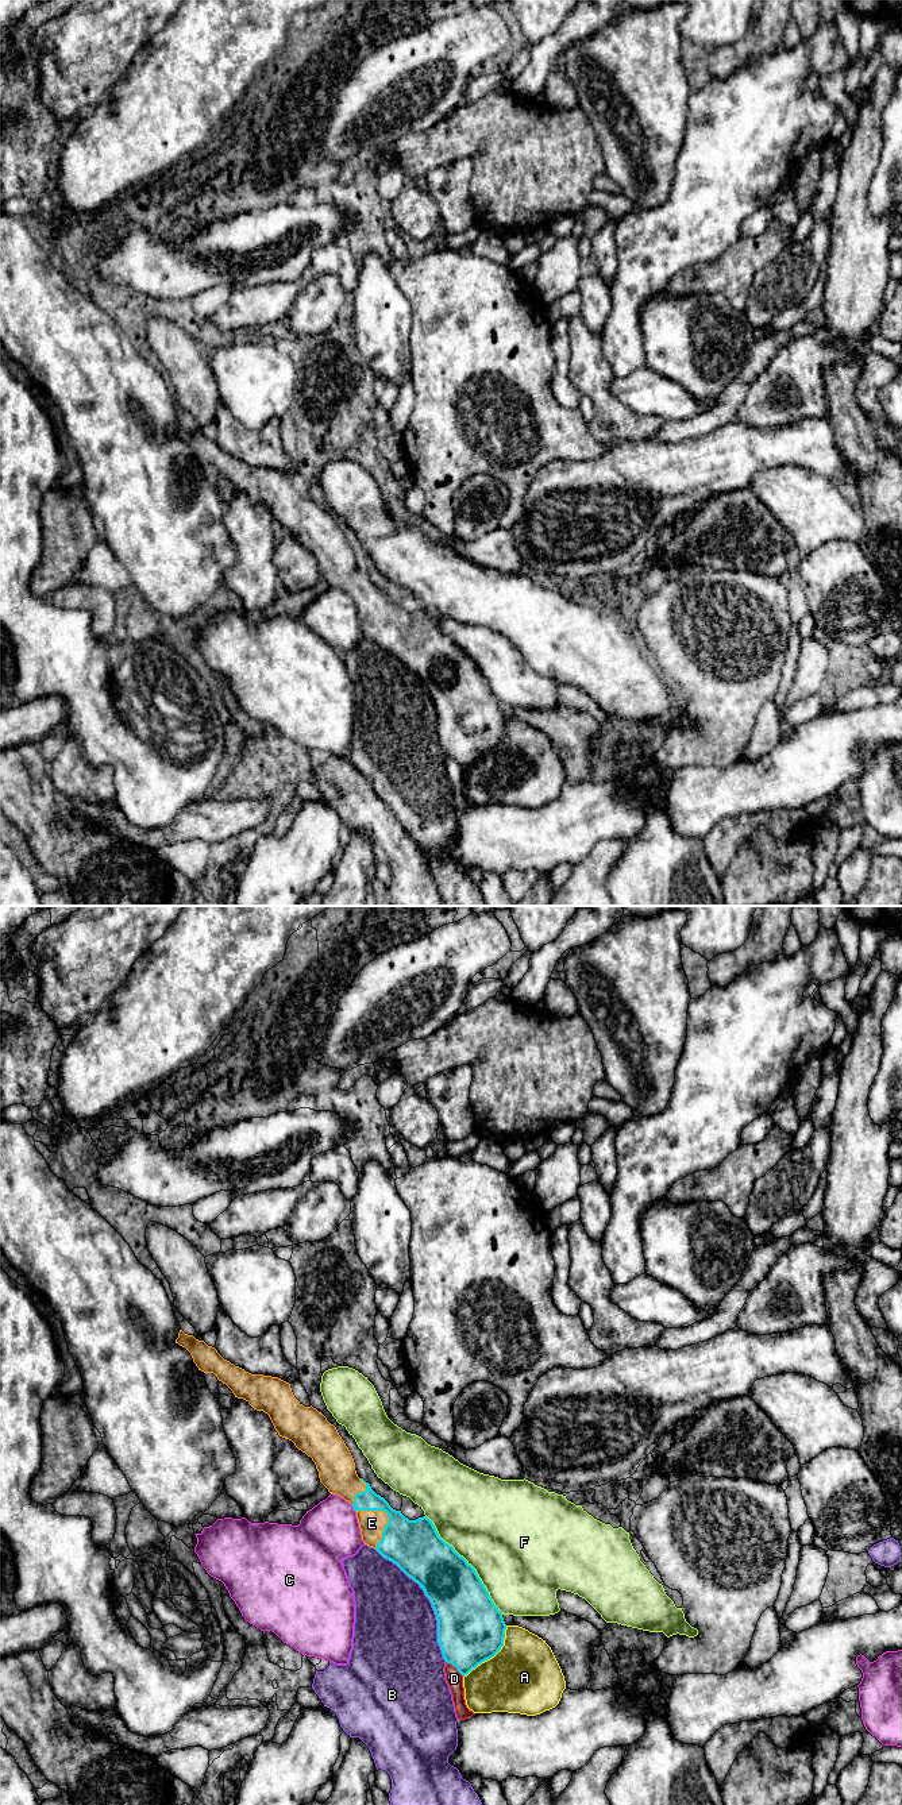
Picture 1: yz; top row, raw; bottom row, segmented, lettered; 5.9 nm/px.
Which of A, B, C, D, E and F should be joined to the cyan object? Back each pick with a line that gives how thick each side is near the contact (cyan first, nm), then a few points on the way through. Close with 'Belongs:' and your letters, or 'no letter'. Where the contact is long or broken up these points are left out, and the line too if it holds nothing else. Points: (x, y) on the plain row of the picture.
E: Thickness 320 nm (cyan) against 160 nm
Belongs: E

